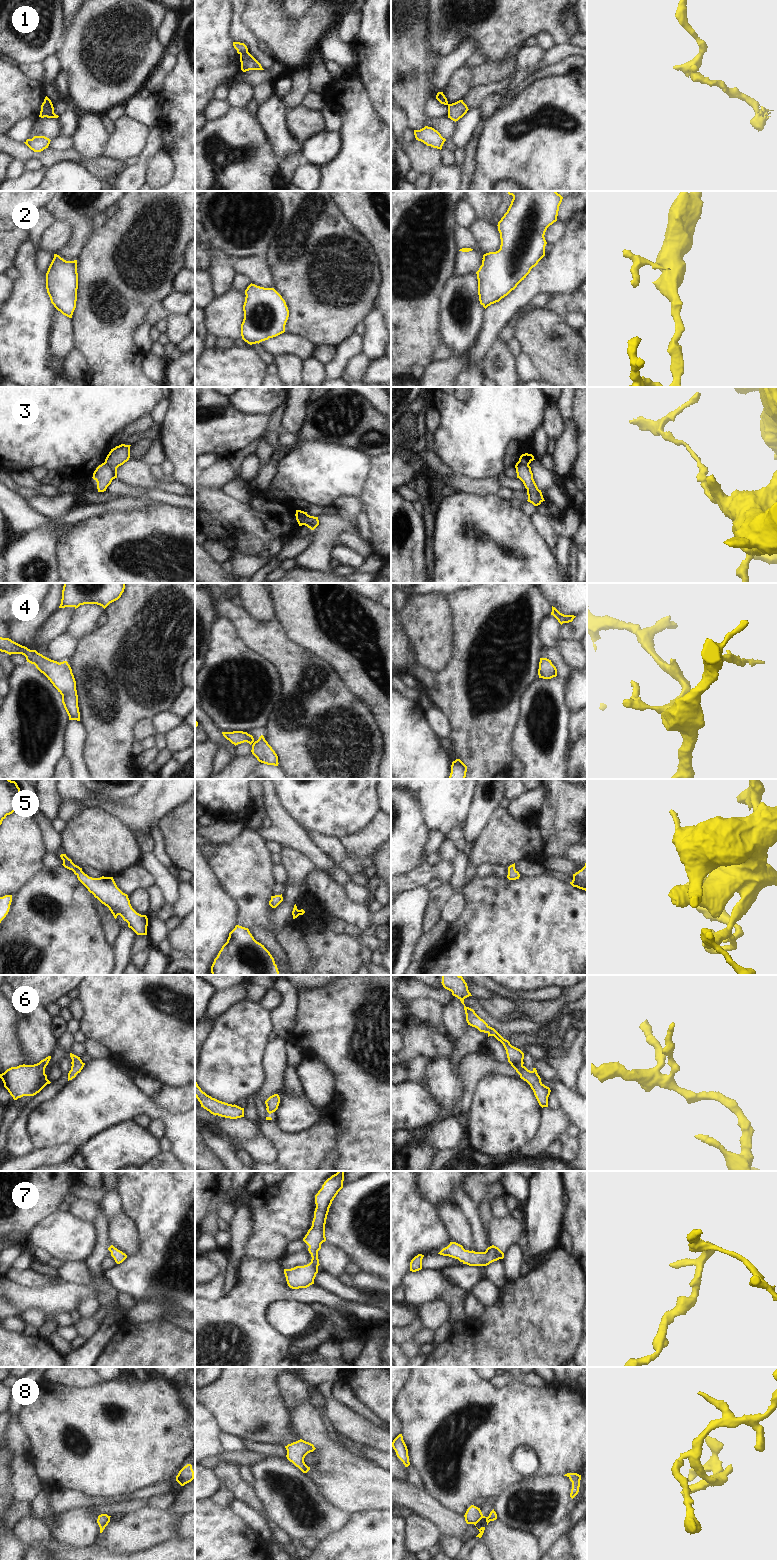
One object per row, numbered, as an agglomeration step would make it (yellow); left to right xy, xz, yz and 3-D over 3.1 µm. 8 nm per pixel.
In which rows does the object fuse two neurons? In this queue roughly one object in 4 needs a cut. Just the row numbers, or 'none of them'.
1, 2, 3

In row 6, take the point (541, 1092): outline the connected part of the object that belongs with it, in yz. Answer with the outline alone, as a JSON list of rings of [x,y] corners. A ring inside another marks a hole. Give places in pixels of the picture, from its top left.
[[[442,975],[441,983],[445,989],[451,991],[452,995],[457,997],[464,1005],[468,1025],[477,1028],[480,1032],[487,1033],[488,1037],[494,1036],[503,1044],[508,1062],[520,1075],[520,1078],[530,1085],[539,1105],[542,1108],[548,1107],[548,1097],[551,1090],[541,1082],[536,1068],[530,1071],[523,1065],[524,1053],[520,1049],[512,1046],[508,1040],[504,1039],[494,1028],[490,1027],[481,1019],[473,1009],[465,1006],[464,999],[472,995],[463,977],[460,975]]]

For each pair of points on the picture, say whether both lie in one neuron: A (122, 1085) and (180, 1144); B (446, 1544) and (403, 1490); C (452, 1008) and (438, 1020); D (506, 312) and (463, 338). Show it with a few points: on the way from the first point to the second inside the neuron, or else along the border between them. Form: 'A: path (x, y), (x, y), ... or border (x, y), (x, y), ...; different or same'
A: path (139, 1102), (159, 1112), (174, 1127); same
B: border (459, 1538), (445, 1537), (441, 1541), (439, 1549); different
C: border (442, 1006), (443, 1024), (446, 1033); different
D: border (485, 309), (482, 315), (482, 326), (470, 348); different

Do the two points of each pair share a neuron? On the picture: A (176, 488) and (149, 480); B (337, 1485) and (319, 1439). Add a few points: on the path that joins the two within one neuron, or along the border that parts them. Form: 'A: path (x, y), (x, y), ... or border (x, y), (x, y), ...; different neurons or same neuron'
A: path (169, 488), (156, 485); same neuron
B: path (337, 1474), (334, 1459), (329, 1450); same neuron

